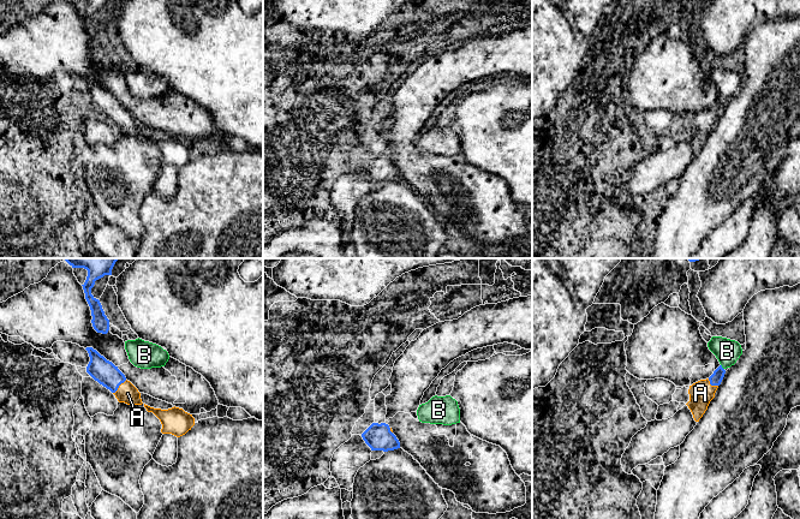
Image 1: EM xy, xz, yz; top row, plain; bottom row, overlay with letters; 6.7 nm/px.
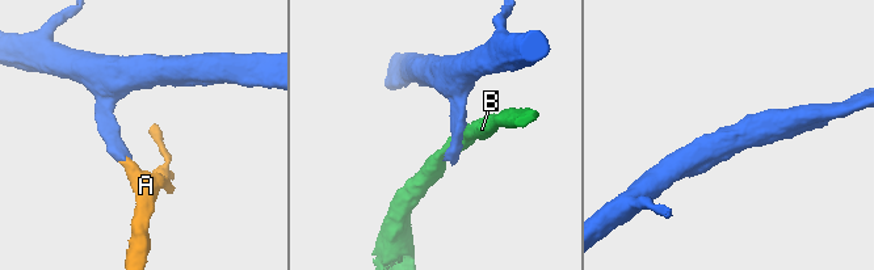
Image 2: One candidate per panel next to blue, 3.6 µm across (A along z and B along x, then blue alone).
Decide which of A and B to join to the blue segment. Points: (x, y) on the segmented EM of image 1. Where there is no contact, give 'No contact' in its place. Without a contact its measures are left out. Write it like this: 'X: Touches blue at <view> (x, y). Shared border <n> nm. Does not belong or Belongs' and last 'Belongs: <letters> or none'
A: Touches blue at xy (119, 385). Shared border 130 nm. Belongs
B: Touches blue at yz (721, 367). Shared border 40 nm. Does not belong
Belongs: A

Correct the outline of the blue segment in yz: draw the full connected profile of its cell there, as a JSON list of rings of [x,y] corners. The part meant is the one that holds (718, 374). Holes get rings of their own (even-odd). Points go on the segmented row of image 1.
[[[720,365],[714,374],[689,386],[689,401],[686,404],[691,410],[695,422],[703,417],[710,401],[715,398],[715,393],[724,377],[726,370]]]

